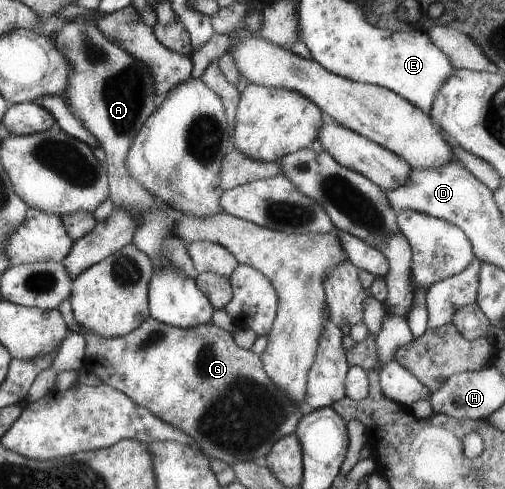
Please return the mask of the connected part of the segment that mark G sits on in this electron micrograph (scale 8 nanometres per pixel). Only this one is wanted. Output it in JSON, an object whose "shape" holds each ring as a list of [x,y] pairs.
{"shape":[[[70,299],[63,300],[63,302],[59,304],[58,310],[61,312],[61,315],[67,324],[69,333],[75,332],[86,338],[83,367],[87,372],[92,372],[94,375],[97,375],[106,385],[110,385],[111,387],[126,393],[135,404],[149,409],[155,416],[158,416],[163,420],[163,422],[188,434],[196,443],[195,446],[197,446],[197,448],[199,448],[199,450],[201,450],[201,452],[209,459],[219,459],[230,465],[241,461],[255,461],[257,463],[262,463],[262,460],[269,454],[271,447],[273,447],[279,439],[297,431],[298,424],[308,411],[305,406],[295,403],[282,388],[279,388],[278,385],[270,379],[270,375],[266,372],[261,356],[251,352],[251,349],[243,350],[243,348],[237,346],[237,344],[233,342],[233,336],[231,336],[229,332],[214,325],[213,322],[204,324],[201,327],[195,327],[194,329],[180,329],[179,327],[166,325],[165,323],[150,317],[145,320],[145,322],[141,323],[134,331],[131,331],[129,335],[106,339],[101,335],[84,332],[84,329],[78,325],[78,322],[74,318]]]}

